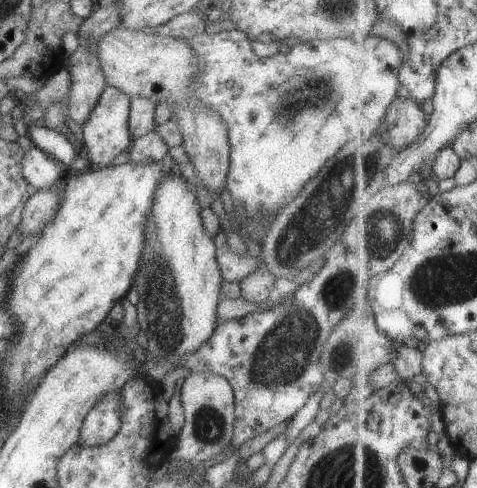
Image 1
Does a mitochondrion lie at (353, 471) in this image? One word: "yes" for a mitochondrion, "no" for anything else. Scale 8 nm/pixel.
yes

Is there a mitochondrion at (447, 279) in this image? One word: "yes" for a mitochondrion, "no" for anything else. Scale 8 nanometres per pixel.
yes

